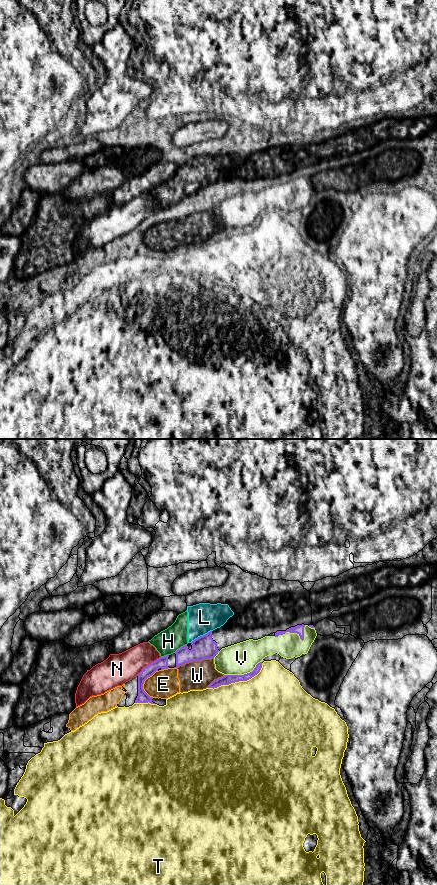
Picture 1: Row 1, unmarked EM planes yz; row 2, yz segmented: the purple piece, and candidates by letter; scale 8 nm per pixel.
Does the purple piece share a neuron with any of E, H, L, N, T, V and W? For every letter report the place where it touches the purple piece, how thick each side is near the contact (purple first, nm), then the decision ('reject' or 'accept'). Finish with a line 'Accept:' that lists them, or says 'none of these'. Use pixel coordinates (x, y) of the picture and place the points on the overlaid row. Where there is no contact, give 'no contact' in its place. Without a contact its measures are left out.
E: contact yz (143, 683); calibres 90 and 220 nm; reject
H: contact yz (181, 647); calibres 180 and 200 nm; reject
L: contact yz (200, 636); calibres 180 and 240 nm; reject
N: contact yz (149, 664); calibres 90 and 240 nm; reject
T: contact yz (237, 681); calibres 80 and 500 nm; reject
V: contact yz (296, 632); calibres 80 and 200 nm; reject
W: contact yz (195, 660); calibres 180 and 240 nm; reject
Accept: none of these

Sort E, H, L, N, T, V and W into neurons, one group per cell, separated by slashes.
E W / H L / N / T / V

